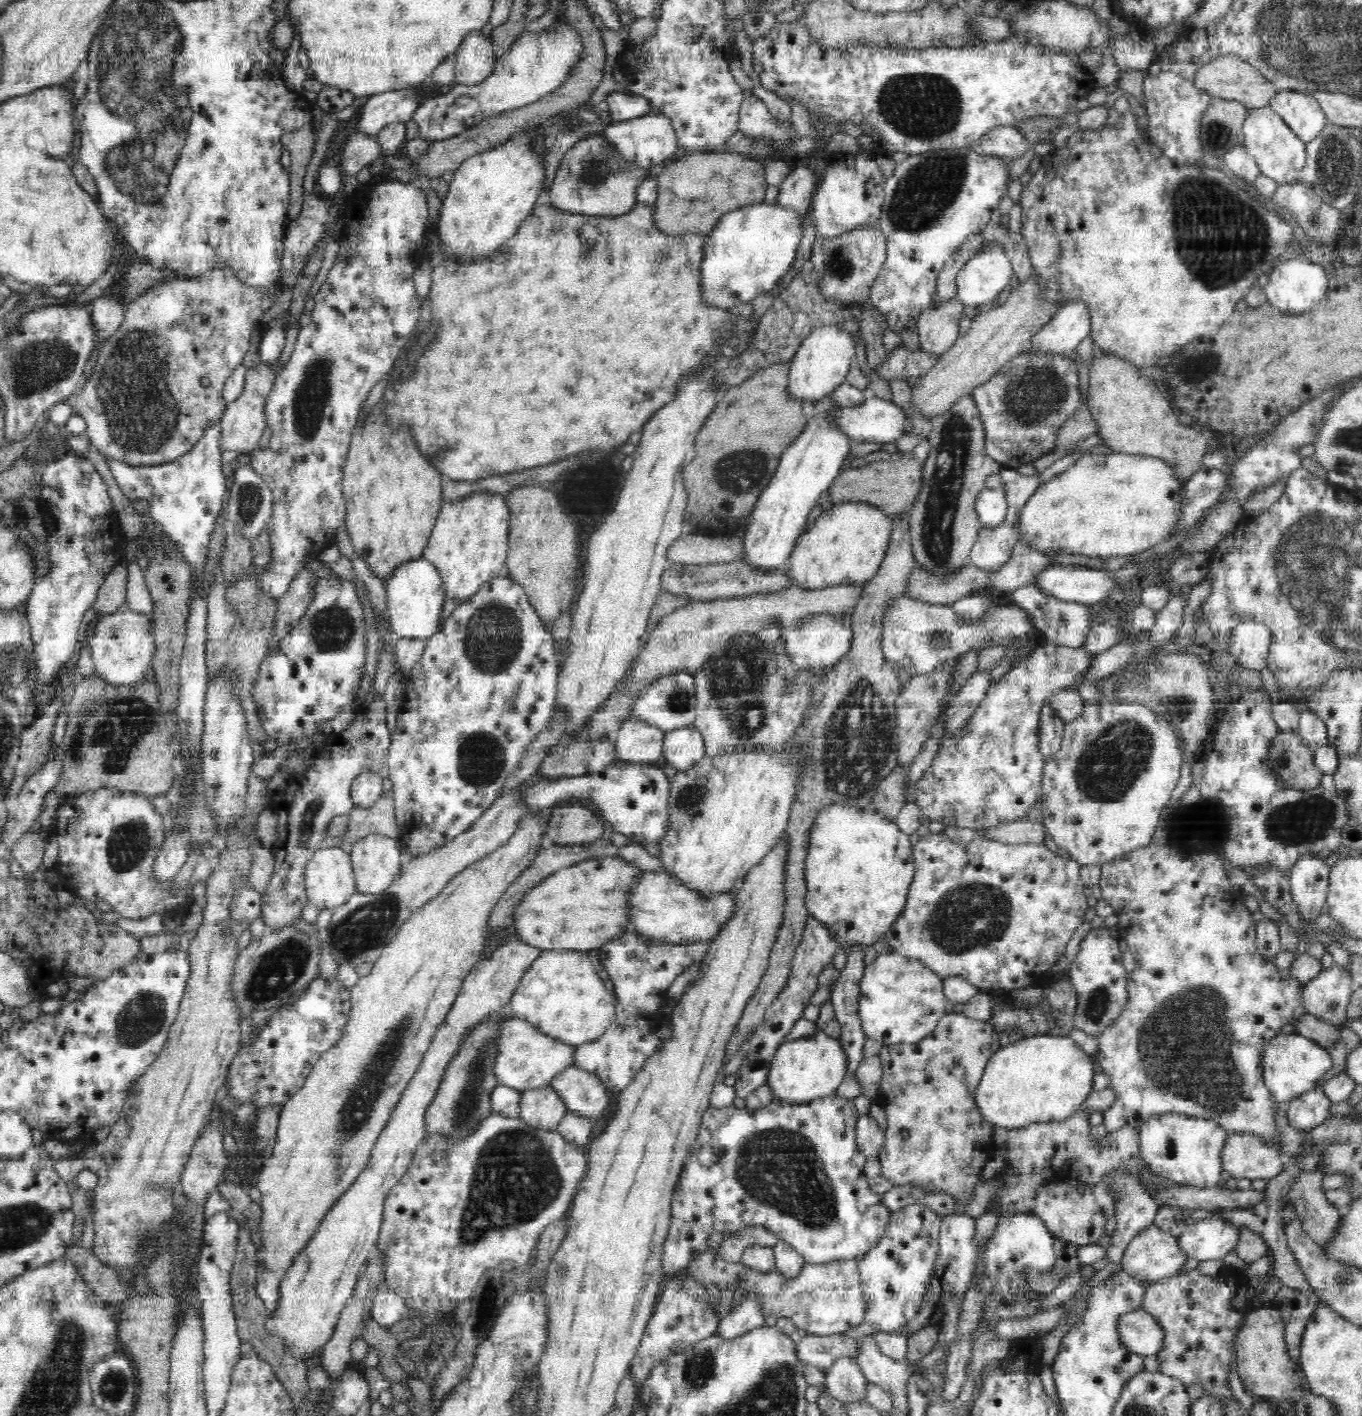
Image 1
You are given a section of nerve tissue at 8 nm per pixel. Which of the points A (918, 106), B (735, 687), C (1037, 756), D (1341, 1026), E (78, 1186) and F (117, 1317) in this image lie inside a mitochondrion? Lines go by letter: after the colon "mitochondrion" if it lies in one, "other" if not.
A: mitochondrion
B: mitochondrion
C: other
D: other
E: other
F: other

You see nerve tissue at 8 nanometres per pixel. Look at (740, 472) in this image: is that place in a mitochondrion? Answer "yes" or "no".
yes

